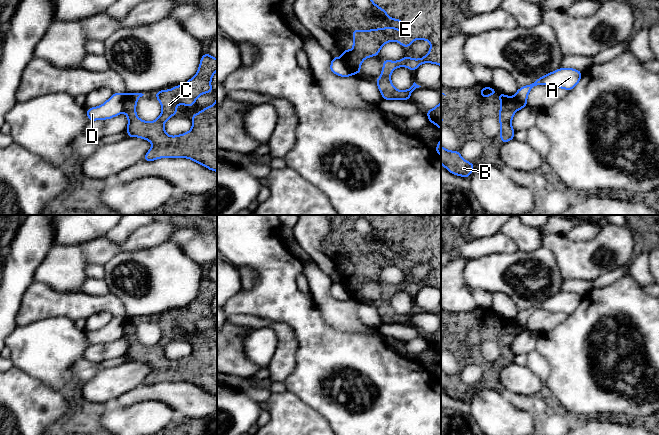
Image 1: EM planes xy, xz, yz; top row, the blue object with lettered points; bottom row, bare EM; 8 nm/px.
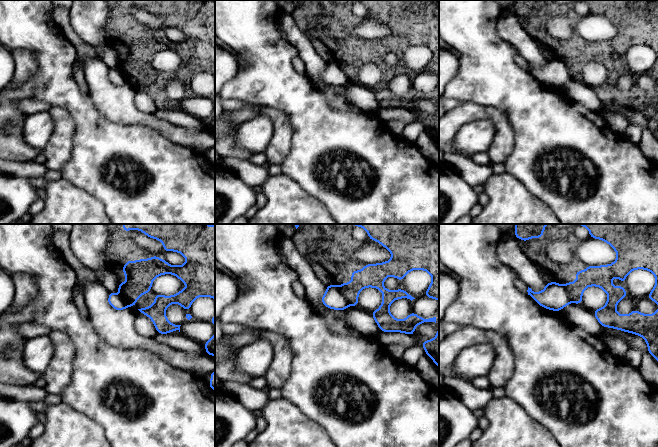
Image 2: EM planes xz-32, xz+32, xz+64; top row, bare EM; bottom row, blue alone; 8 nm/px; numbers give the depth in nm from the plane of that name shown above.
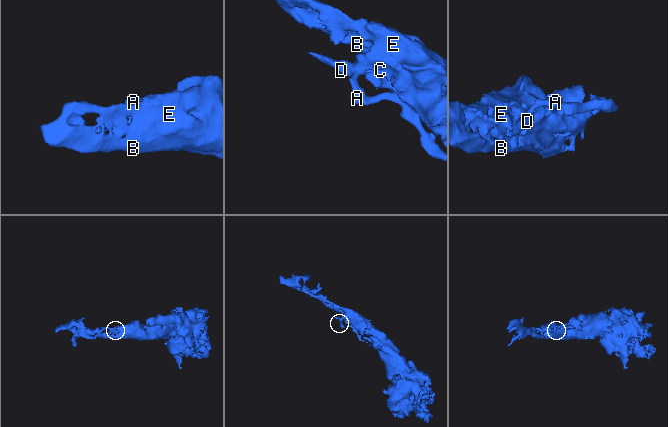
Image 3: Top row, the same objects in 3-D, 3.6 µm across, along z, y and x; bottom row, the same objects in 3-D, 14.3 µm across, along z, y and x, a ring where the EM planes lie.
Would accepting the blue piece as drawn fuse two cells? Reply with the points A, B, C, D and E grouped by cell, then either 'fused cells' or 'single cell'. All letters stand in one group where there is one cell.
A D / B C E; fused cells

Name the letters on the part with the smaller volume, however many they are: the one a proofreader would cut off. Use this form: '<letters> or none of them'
A, D

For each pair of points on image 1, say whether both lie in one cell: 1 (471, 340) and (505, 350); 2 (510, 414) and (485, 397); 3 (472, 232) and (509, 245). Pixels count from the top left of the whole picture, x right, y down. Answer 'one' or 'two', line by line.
1: one
2: one
3: two

